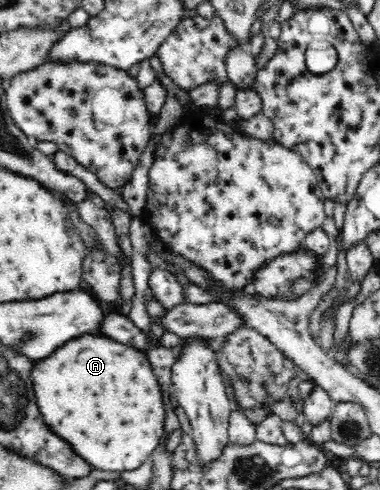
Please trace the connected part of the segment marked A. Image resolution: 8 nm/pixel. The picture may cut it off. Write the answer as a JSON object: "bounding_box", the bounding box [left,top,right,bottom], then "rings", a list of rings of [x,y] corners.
{"bounding_box":[31,334,164,471],"rings":[[[85,334],[31,369],[43,423],[101,471],[133,471],[158,447],[164,432],[163,396],[148,356],[105,336]]]}

